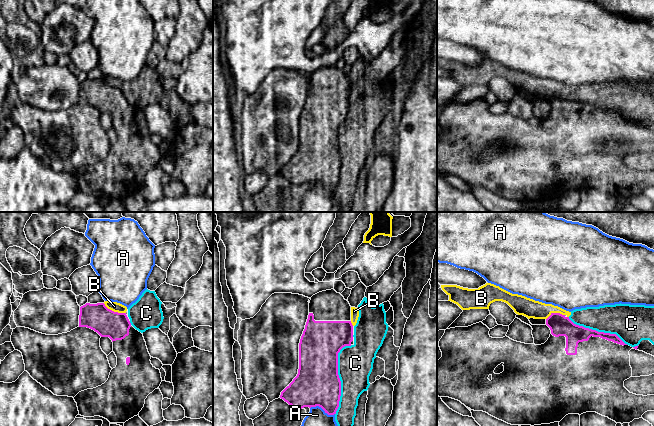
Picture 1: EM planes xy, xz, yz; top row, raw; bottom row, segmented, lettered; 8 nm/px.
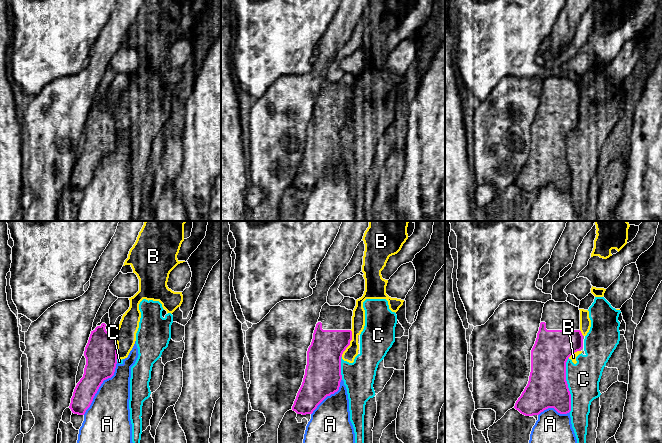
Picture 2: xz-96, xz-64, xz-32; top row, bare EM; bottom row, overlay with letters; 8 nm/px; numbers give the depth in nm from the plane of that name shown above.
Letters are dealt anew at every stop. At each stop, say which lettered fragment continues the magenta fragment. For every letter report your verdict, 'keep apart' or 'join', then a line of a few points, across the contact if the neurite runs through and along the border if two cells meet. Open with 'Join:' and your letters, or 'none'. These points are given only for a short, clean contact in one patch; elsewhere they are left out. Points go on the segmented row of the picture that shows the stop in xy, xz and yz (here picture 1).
Join: none
A: keep apart
B: keep apart; line xy (103, 303), (114, 311), (125, 313)
C: keep apart

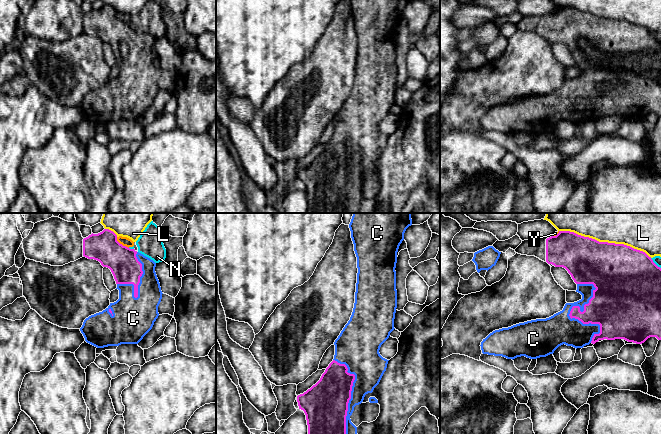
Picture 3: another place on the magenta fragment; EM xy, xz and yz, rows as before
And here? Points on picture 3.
Join: C
C: join
L: keep apart
N: keep apart
Y: keep apart; line xy (116, 237), (120, 243), (128, 248)

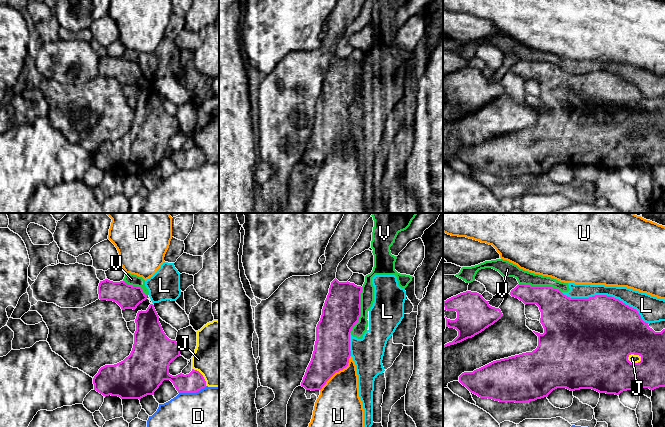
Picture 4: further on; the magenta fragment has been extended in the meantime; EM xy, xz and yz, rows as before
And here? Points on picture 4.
Join: none
D: keep apart
J: keep apart
L: keep apart
U: keep apart
V: keep apart; line xz (362, 287), (359, 320), (350, 332)

